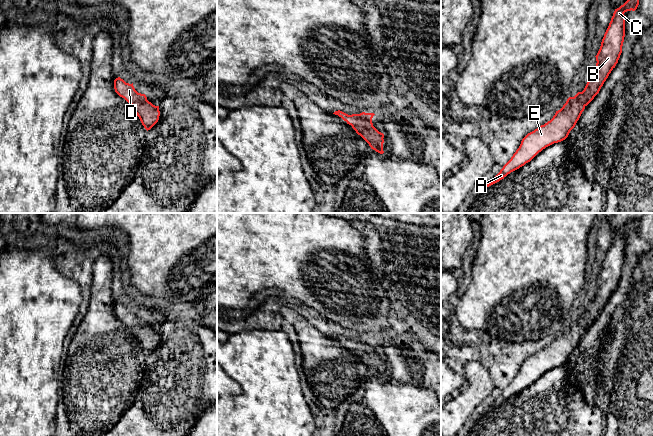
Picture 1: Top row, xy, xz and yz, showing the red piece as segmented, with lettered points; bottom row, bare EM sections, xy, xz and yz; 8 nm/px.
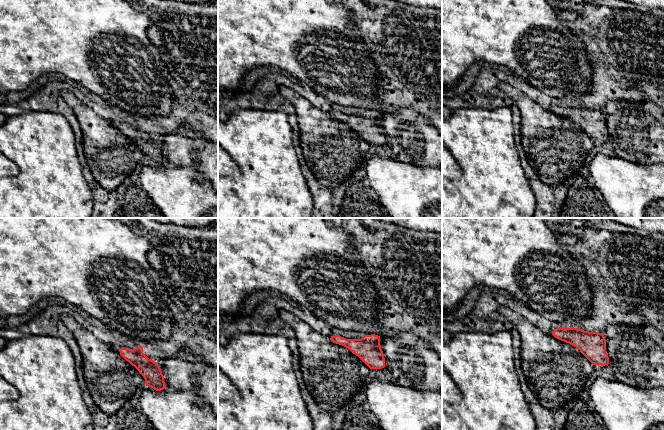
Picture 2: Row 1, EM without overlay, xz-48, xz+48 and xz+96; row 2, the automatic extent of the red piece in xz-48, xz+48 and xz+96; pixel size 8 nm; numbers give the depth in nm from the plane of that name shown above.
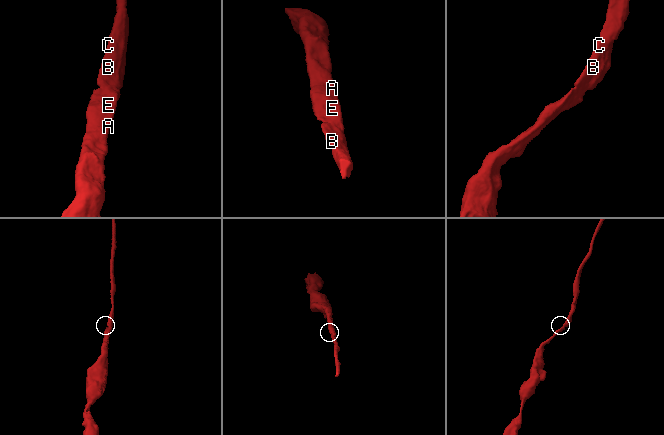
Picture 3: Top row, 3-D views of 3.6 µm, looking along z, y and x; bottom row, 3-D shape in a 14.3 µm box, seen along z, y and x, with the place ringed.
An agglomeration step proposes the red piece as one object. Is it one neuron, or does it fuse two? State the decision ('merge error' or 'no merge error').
no merge error

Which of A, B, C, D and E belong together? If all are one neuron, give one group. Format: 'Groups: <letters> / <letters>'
Groups: A B C D E

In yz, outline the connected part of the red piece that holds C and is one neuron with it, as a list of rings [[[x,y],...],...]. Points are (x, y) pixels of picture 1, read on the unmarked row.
[[[639,221],[629,222],[623,229],[615,233],[609,250],[604,258],[596,281],[596,292],[588,304],[584,314],[574,321],[569,321],[563,331],[556,335],[553,342],[528,357],[521,365],[519,372],[511,383],[503,390],[486,412],[504,403],[511,396],[530,386],[546,371],[565,364],[575,351],[585,331],[599,317],[611,295],[615,292],[625,261],[625,239],[627,235],[635,235],[639,229]]]

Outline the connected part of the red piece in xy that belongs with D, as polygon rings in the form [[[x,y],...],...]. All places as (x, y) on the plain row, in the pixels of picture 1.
[[[118,301],[114,304],[114,313],[120,321],[133,330],[135,337],[147,355],[158,346],[160,340],[159,330],[149,326],[145,318],[138,317],[133,307],[126,307]]]

